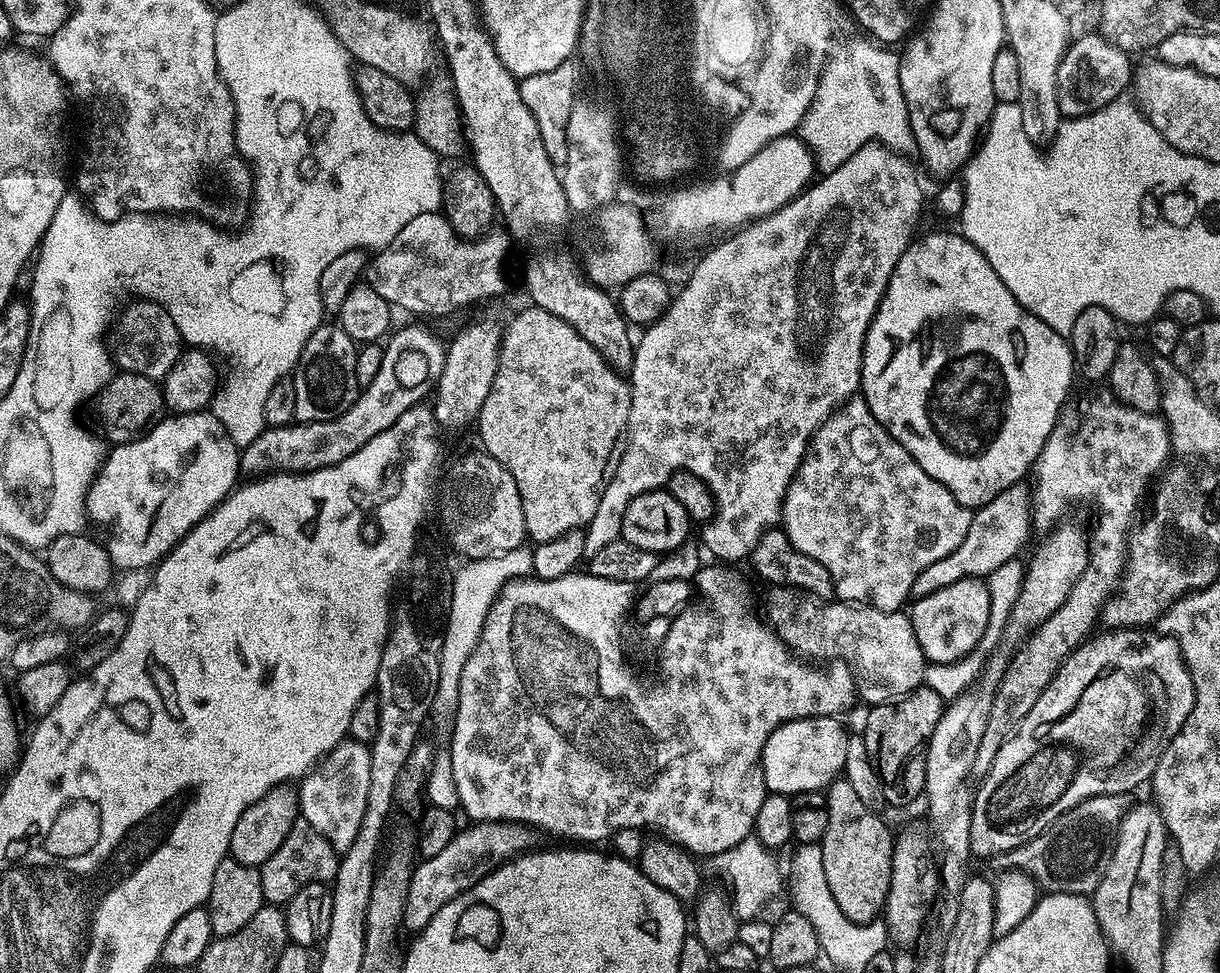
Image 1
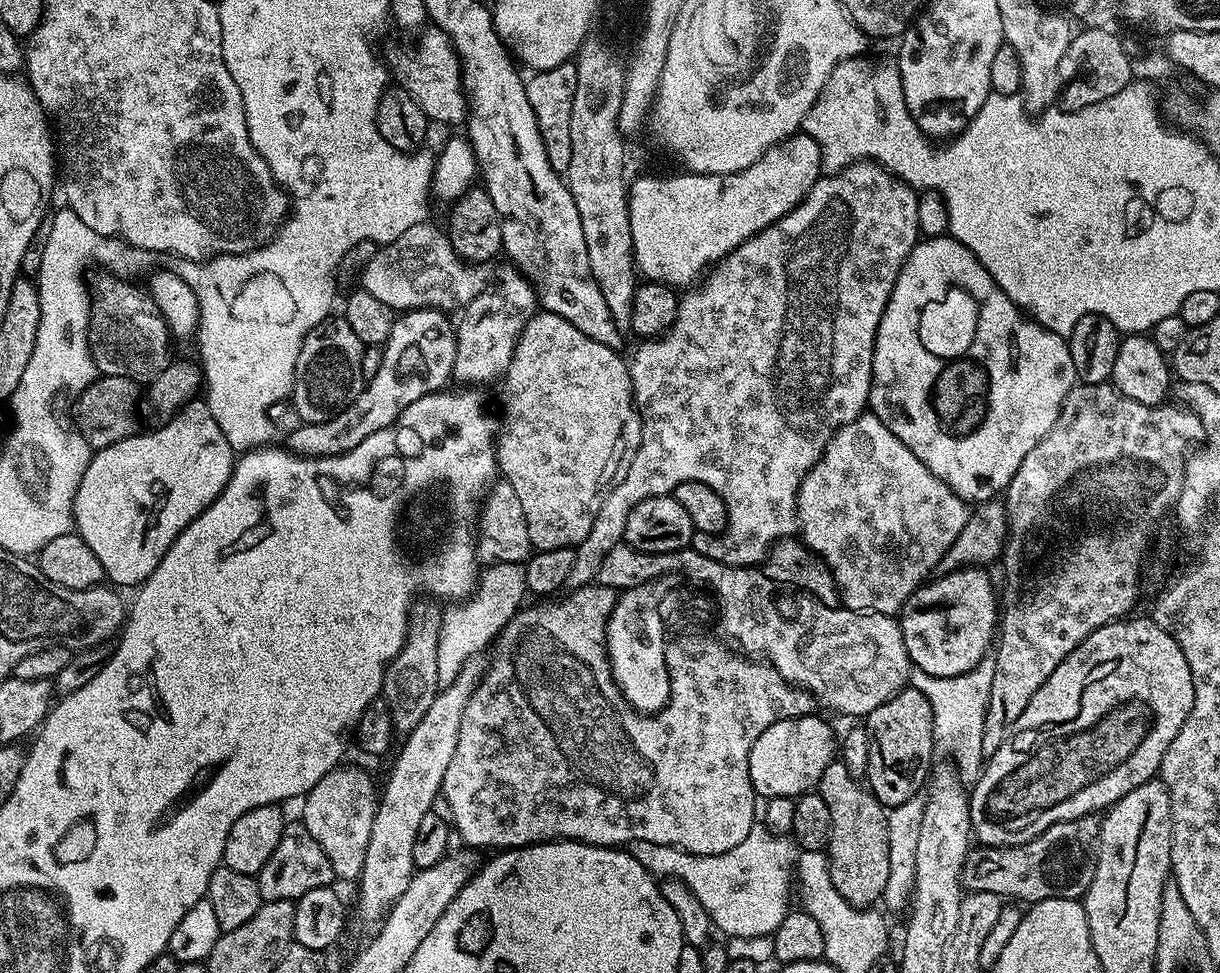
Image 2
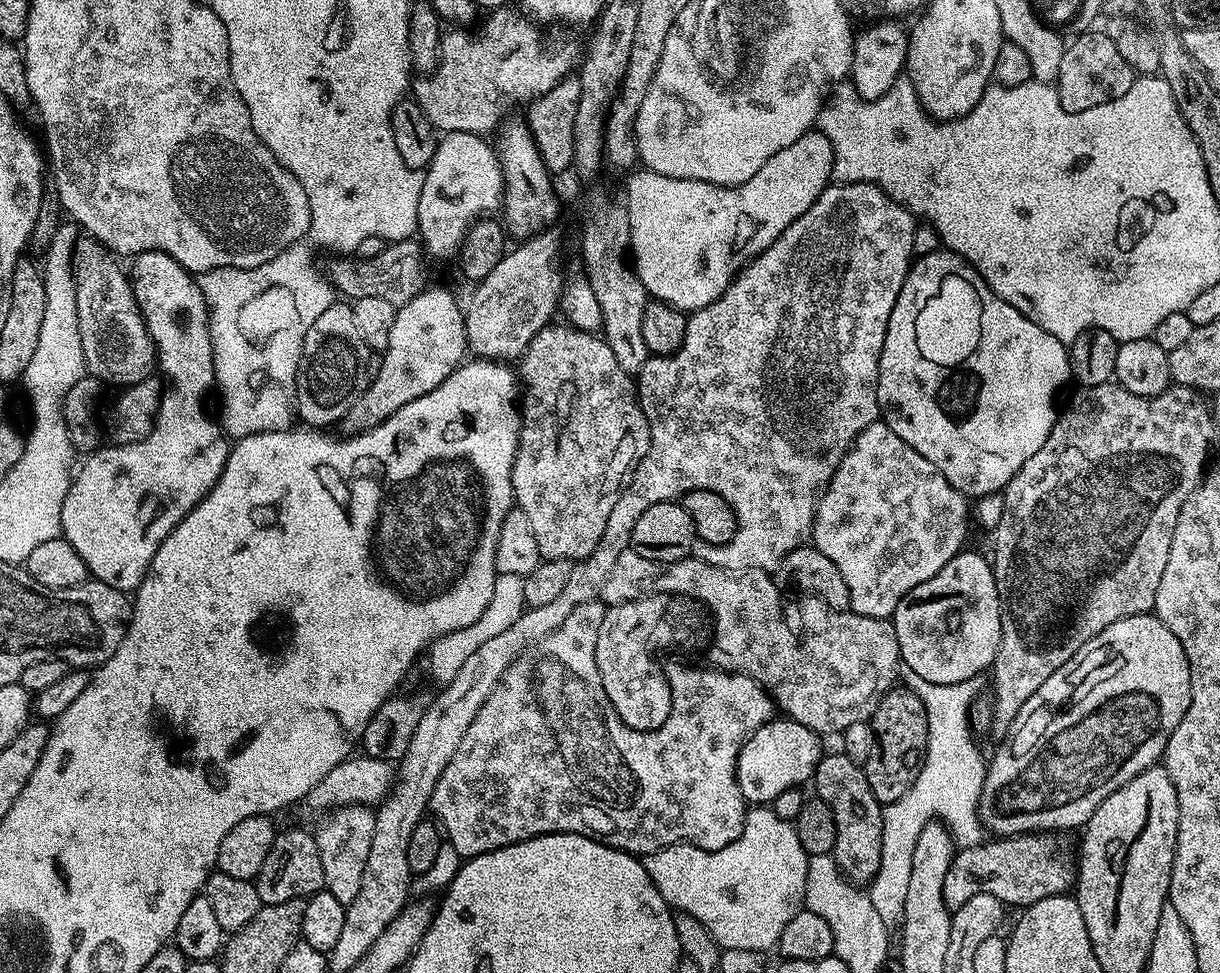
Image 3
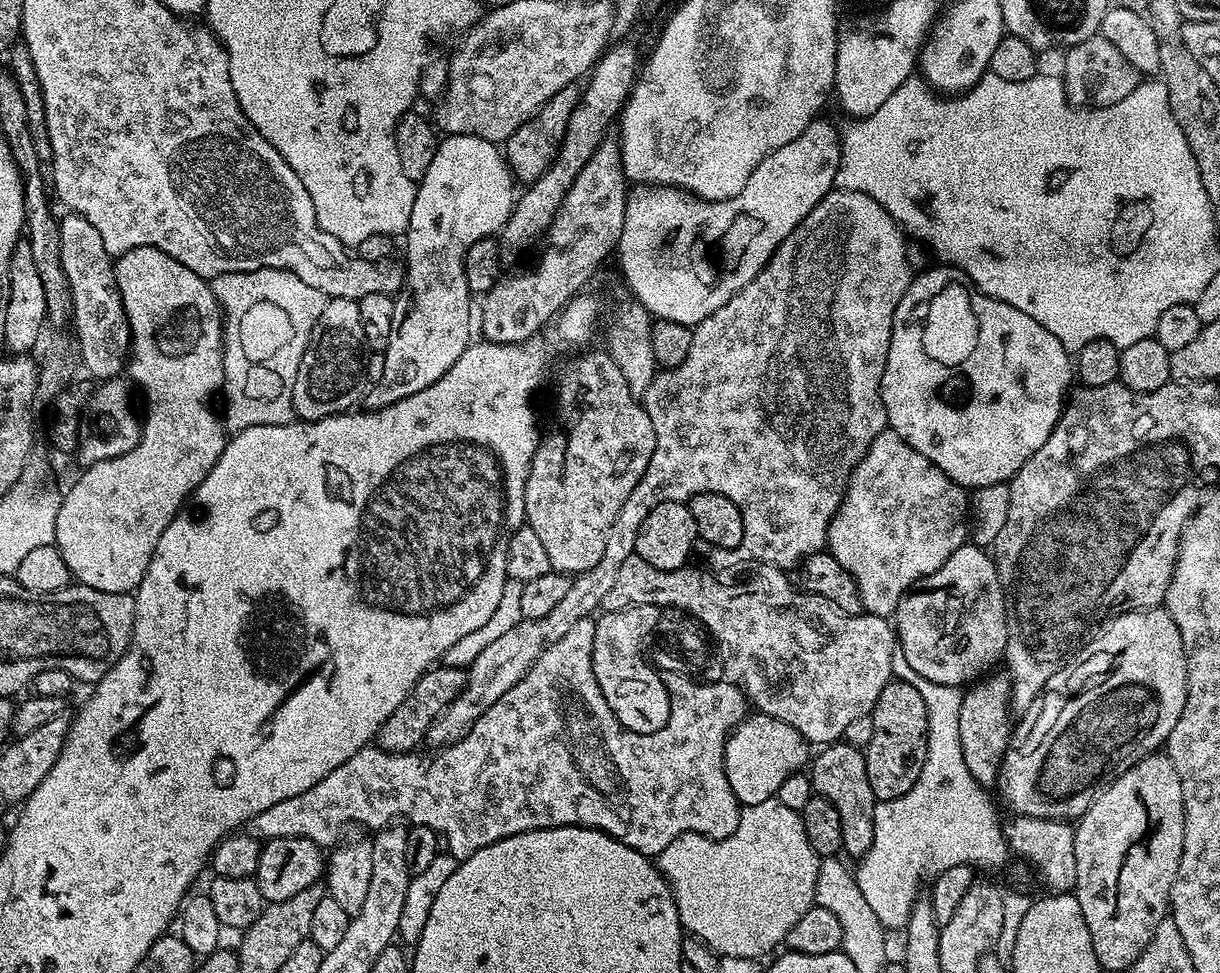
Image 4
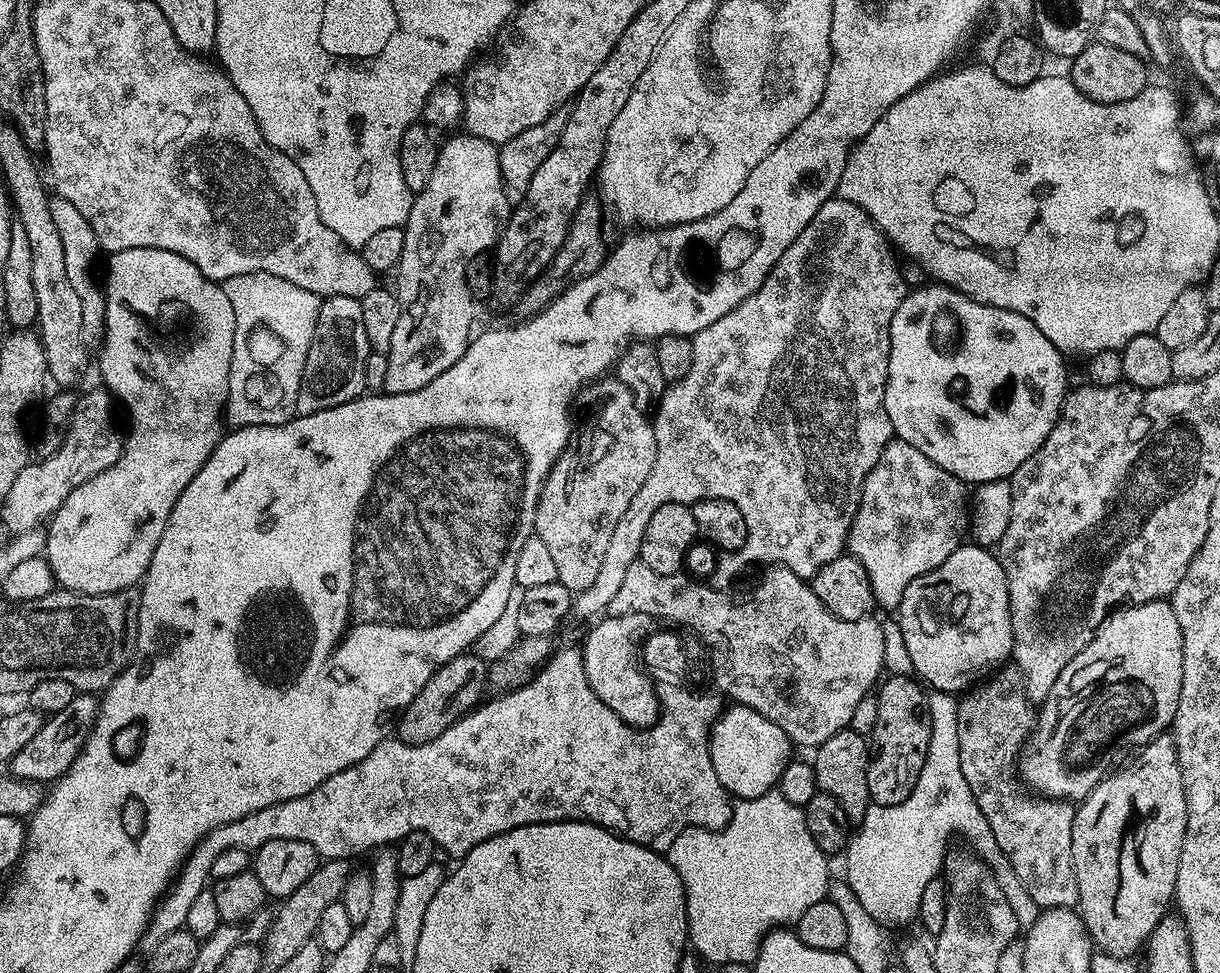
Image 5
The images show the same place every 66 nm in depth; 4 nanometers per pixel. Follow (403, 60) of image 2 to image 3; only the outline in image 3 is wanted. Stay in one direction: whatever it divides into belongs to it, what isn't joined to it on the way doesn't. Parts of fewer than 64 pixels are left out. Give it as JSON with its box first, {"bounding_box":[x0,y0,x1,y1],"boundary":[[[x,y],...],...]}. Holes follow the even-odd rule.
{"bounding_box":[414,6,582,136],"boundary":[[[505,6],[495,9],[489,15],[492,17],[477,30],[476,36],[468,32],[472,30],[448,30],[452,32],[443,33],[442,59],[435,72],[427,78],[417,79],[414,84],[414,99],[426,118],[430,118],[437,133],[465,132],[475,136],[495,133],[502,123],[500,115],[507,104],[527,105],[546,94],[546,90],[558,86],[562,78],[577,71],[582,60],[581,45],[579,48],[572,40],[564,40],[556,45],[544,44],[544,36],[540,33],[541,25],[523,11],[513,8]]]}

